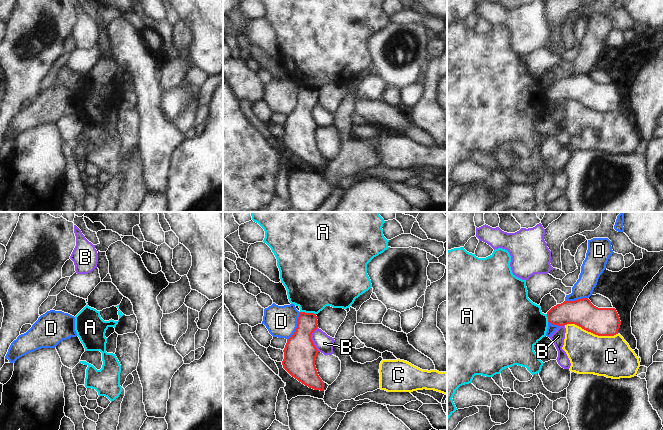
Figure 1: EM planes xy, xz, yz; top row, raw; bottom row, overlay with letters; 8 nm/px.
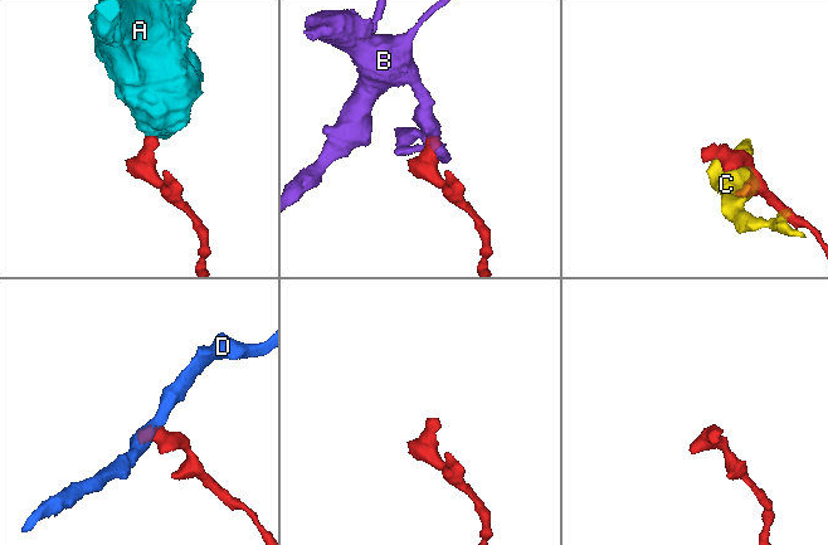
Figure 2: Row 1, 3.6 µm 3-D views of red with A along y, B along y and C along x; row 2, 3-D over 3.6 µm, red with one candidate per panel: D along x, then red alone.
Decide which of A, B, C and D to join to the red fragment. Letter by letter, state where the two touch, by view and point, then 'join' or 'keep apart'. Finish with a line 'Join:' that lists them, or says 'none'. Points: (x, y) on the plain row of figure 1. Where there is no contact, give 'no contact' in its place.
A: contact xz (308, 89); keep apart
B: contact xz (311, 115); keep apart
C: contact yz (591, 108); keep apart
D: contact xz (297, 102); keep apart
Join: none

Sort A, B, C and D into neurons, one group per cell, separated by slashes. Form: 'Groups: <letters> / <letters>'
Groups: A / B / C / D

